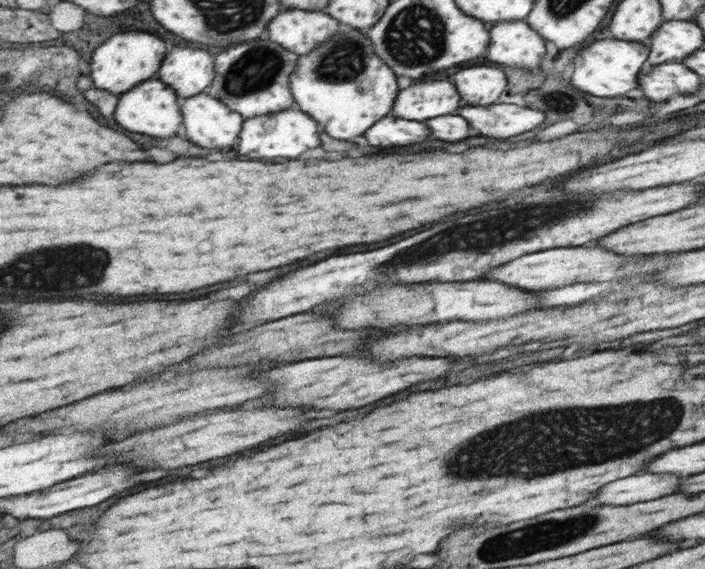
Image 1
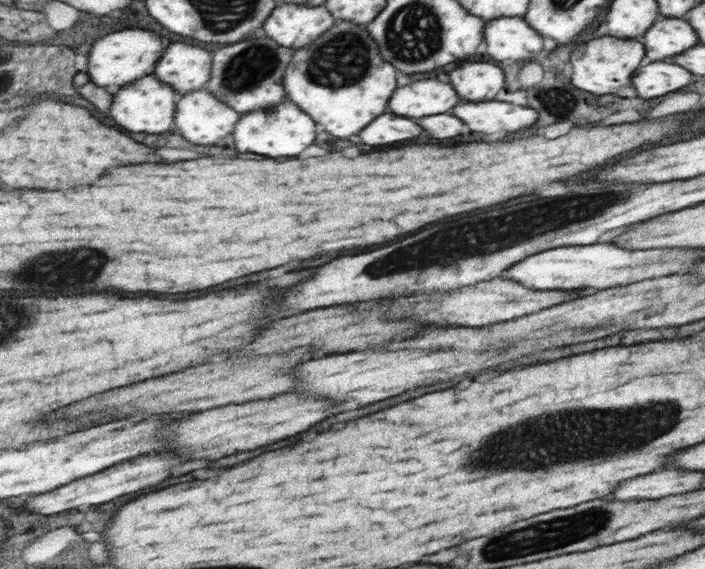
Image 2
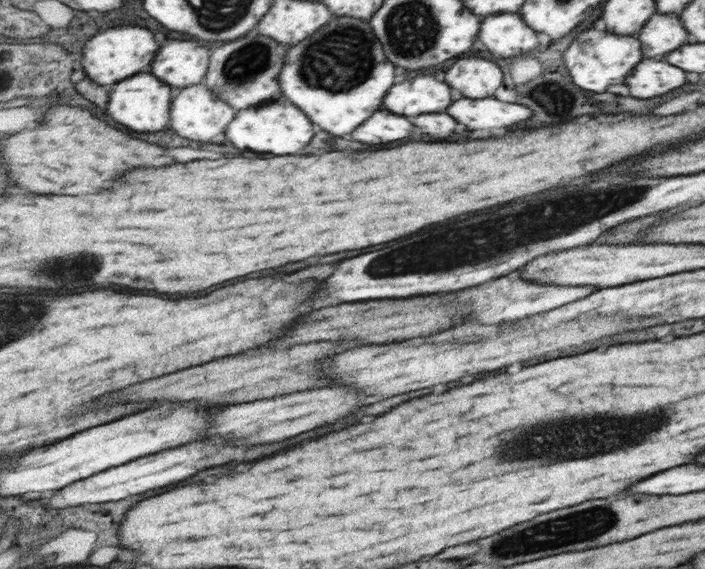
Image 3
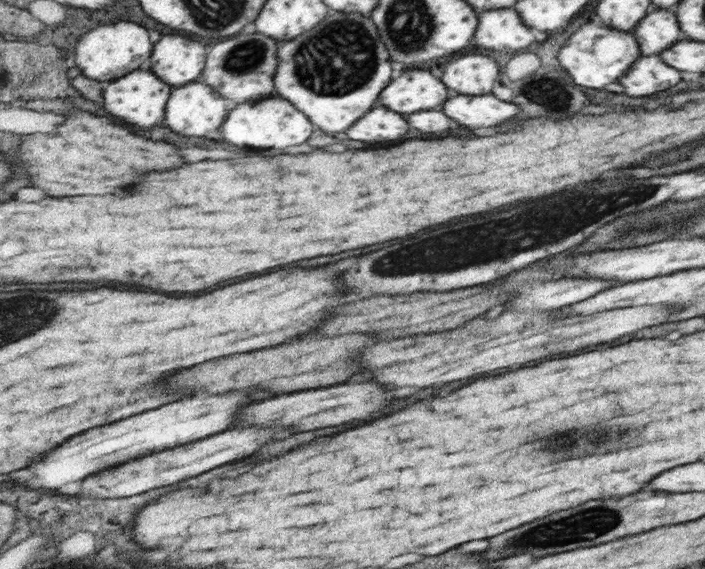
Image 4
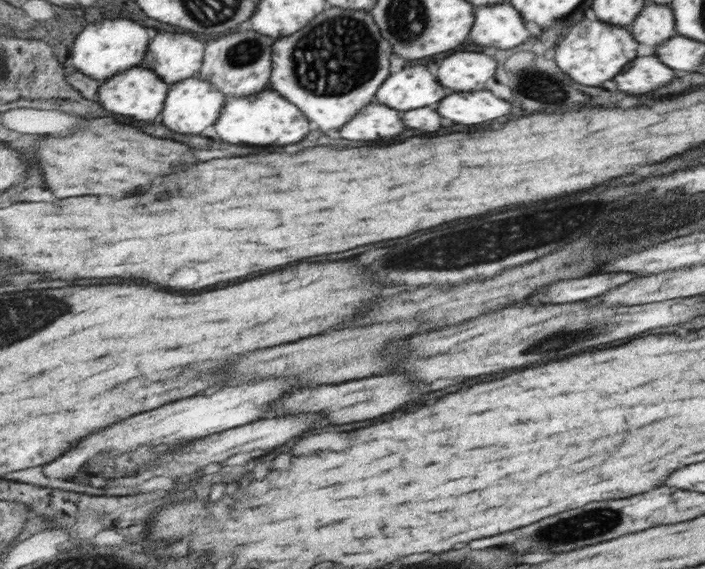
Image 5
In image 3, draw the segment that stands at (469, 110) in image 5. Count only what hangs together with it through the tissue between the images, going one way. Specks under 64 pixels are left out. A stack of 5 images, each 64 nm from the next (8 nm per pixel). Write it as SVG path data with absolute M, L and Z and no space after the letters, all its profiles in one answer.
M462 98L450 104L452 118L460 124L466 124L468 130L496 130L496 128L510 128L516 126L532 116L532 112L520 104L500 102L496 98L484 100L470 100Z

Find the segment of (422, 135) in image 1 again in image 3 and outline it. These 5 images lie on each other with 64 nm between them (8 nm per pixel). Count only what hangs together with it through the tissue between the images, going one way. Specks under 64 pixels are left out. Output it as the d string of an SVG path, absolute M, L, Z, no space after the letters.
M378 110L358 132L354 132L354 140L364 144L388 144L396 140L404 140L414 132L414 126L408 118L392 114L388 110Z

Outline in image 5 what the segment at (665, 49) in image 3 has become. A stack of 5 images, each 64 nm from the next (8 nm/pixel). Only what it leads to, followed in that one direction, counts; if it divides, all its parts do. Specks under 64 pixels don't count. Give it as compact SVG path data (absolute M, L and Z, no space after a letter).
M647 1L645 9L628 29L640 44L656 48L677 34L676 17L666 5Z

